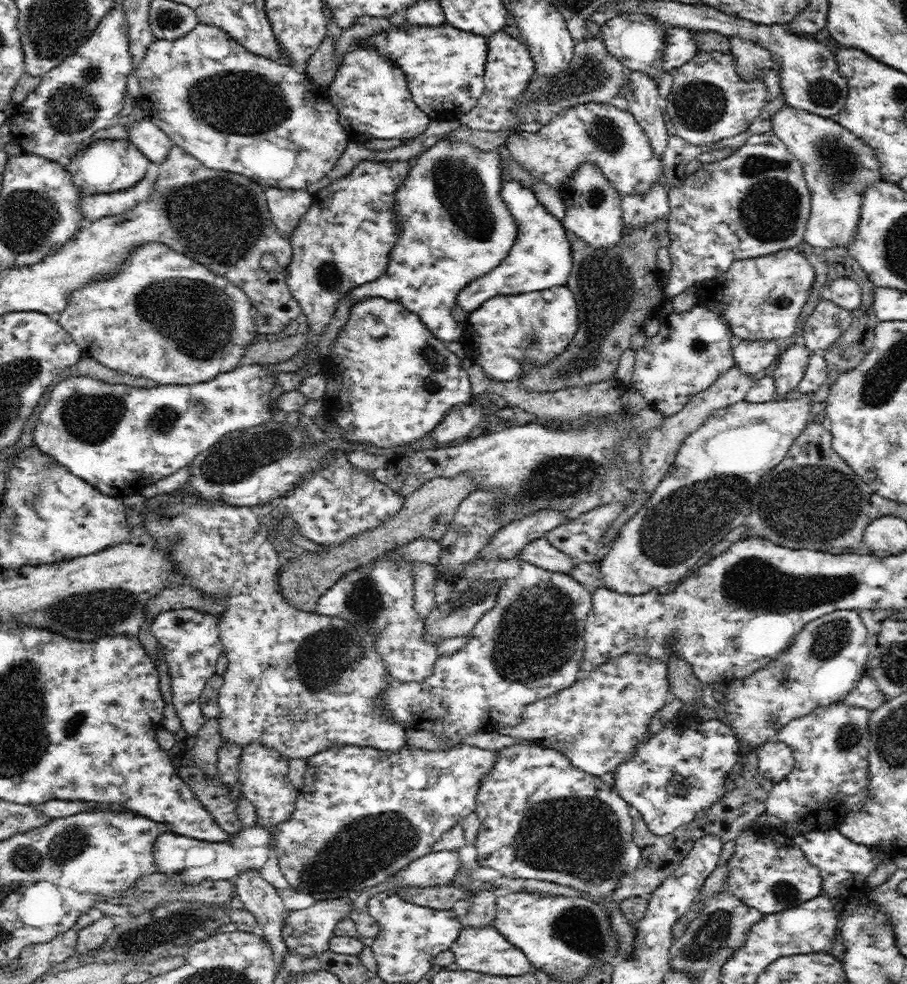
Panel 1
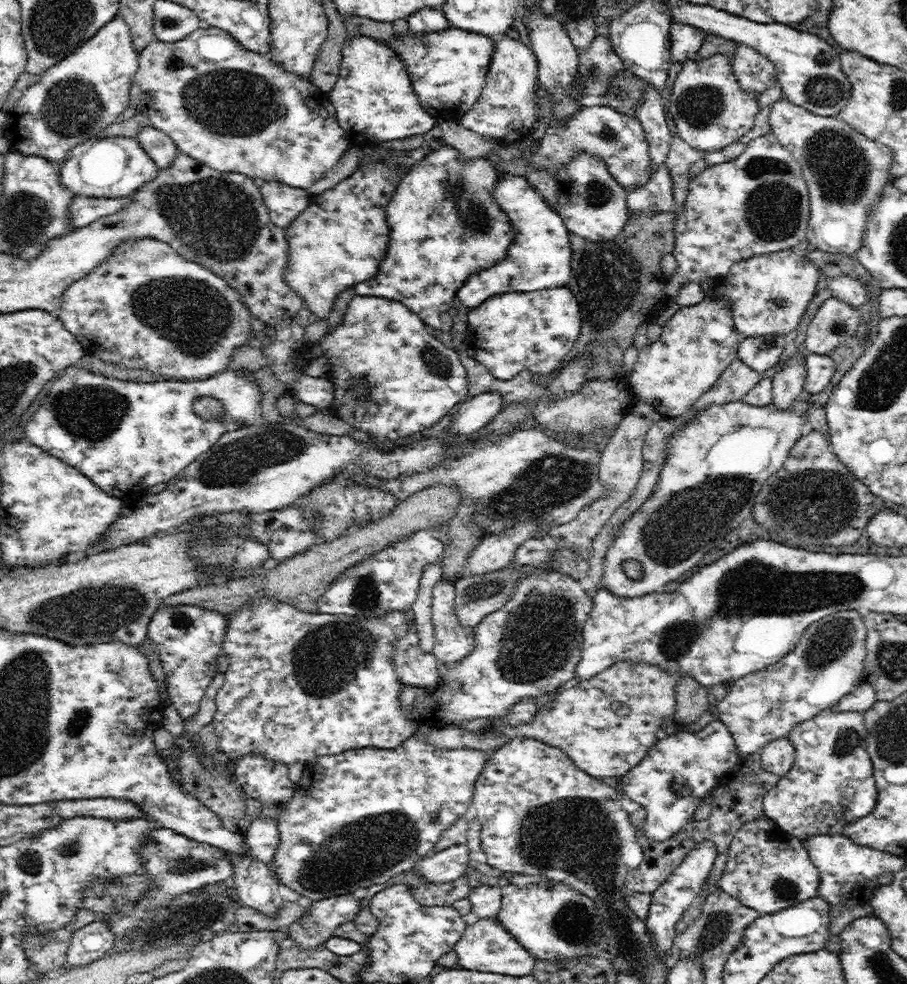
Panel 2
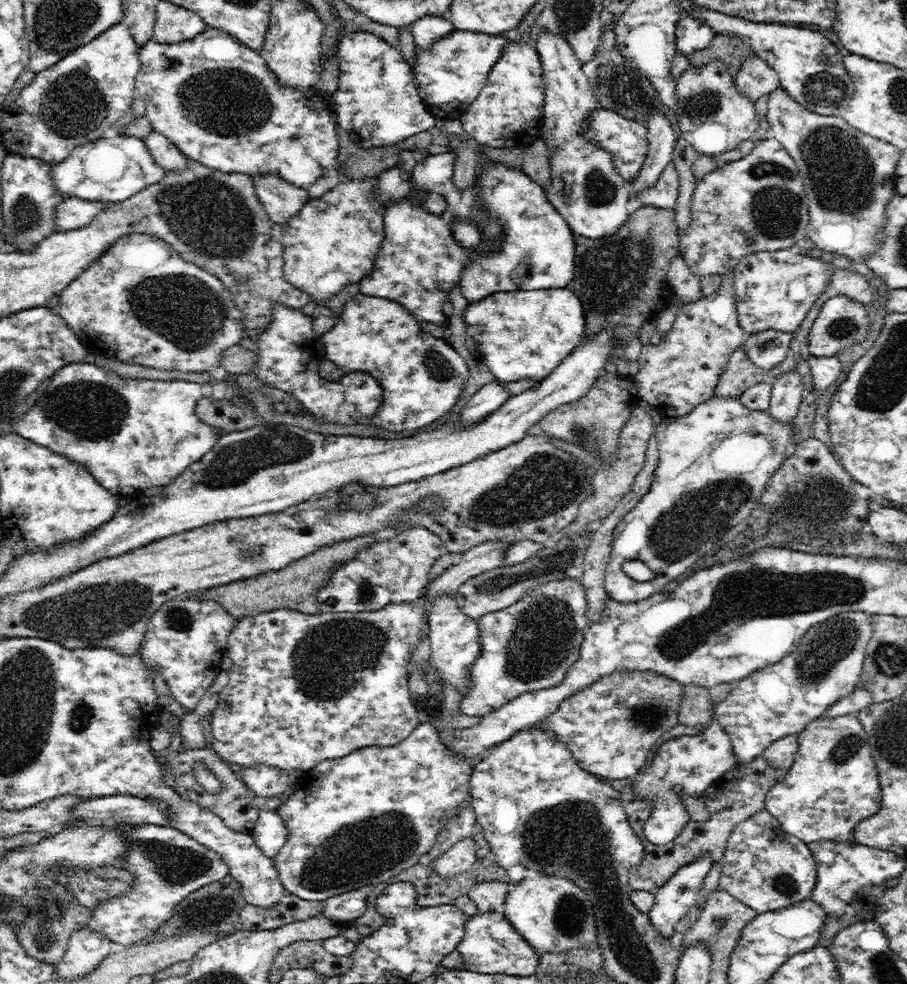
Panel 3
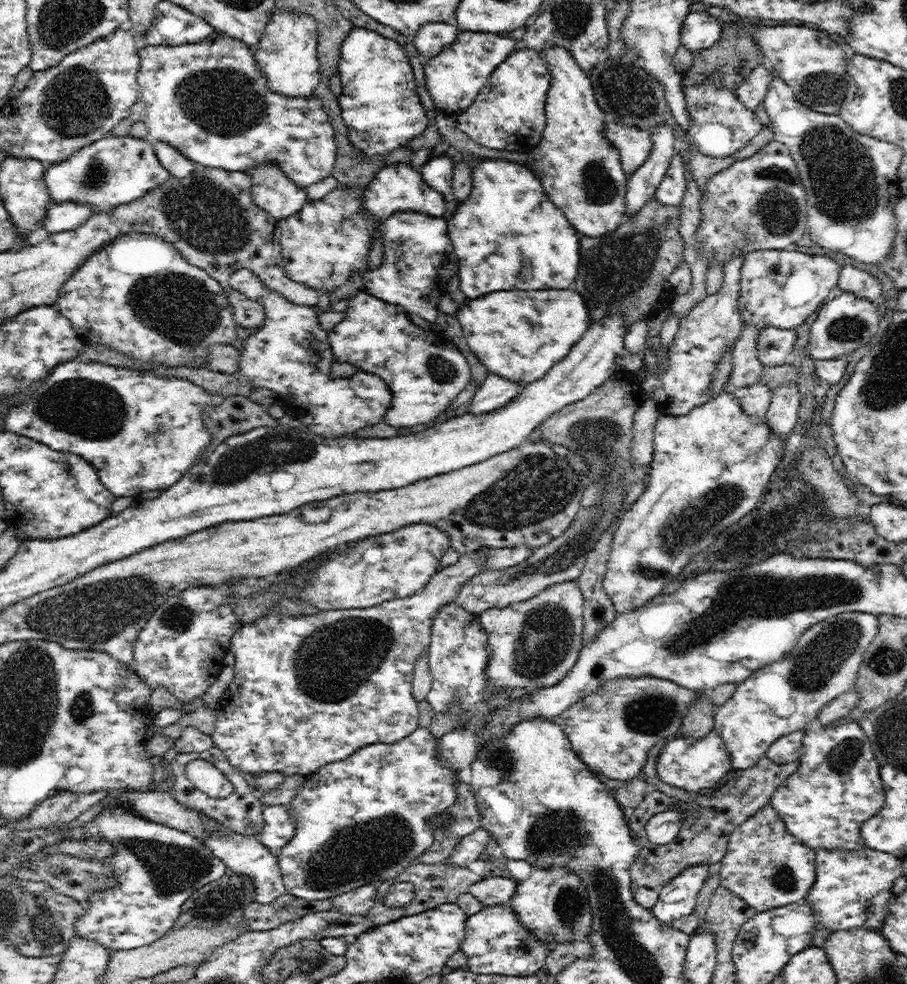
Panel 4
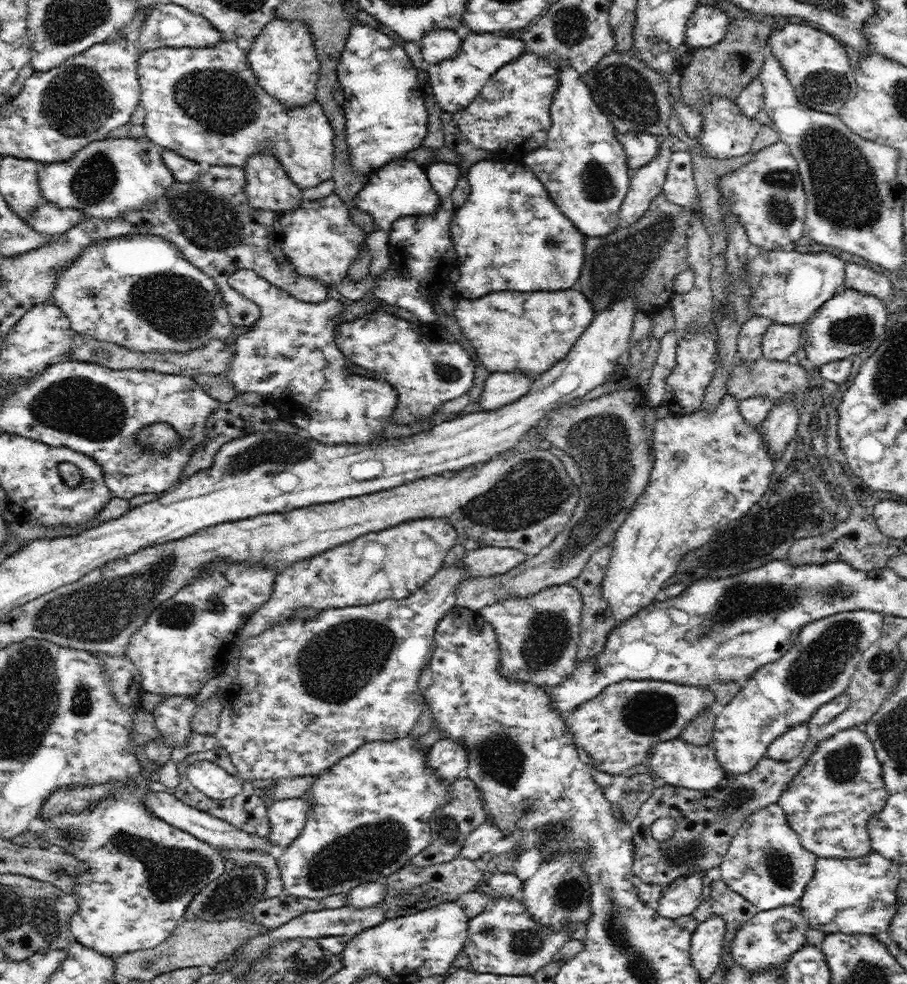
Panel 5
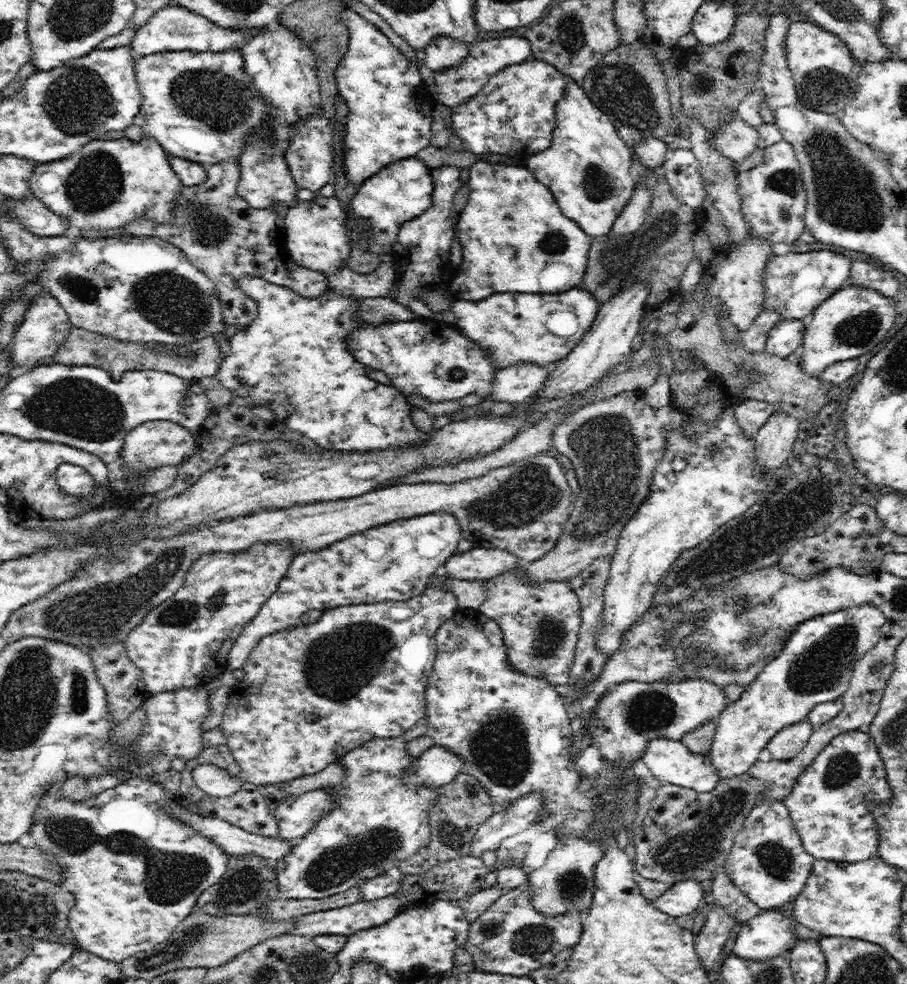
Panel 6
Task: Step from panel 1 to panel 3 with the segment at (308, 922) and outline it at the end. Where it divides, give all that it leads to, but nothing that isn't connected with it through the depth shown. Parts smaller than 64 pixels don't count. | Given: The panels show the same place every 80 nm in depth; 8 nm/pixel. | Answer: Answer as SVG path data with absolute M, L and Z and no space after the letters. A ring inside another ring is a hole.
M354 890L339 896L332 896L324 900L322 914L333 922L354 921L366 910L368 895L362 890Z

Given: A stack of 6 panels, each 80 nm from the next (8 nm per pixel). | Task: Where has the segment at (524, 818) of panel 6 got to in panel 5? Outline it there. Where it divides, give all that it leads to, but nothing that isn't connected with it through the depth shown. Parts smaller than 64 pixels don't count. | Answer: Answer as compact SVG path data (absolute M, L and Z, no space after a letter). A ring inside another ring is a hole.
M484 821L478 825L468 836L466 842L462 846L462 853L460 857L467 858L467 860L479 860L484 853L490 851L491 846L504 838L504 831L498 828L496 823L492 821Z

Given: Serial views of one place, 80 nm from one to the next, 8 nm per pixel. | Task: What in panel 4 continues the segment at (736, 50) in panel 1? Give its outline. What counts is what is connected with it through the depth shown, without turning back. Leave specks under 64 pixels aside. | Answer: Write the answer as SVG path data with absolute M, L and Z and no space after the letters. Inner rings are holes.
M760 63L748 78L742 80L742 84L736 88L737 97L746 107L755 111L765 99L769 84L773 81L772 68L766 63Z

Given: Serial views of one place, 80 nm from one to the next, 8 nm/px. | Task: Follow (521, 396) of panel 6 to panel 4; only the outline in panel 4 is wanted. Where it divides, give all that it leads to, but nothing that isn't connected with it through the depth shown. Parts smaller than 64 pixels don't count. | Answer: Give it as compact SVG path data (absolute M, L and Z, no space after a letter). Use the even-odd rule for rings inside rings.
M489 373L488 377L479 385L474 399L469 407L470 414L488 414L492 410L504 407L513 400L524 388L520 383L512 382Z

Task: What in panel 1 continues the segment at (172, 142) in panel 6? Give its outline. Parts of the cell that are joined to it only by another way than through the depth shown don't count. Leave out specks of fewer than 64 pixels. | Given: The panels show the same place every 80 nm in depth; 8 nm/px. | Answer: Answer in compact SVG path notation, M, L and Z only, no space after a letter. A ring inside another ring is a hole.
M199 23L194 30L187 33L186 36L176 40L158 40L155 39L148 47L142 62L135 68L134 75L139 80L140 94L144 100L150 102L148 118L154 124L157 124L170 137L174 144L183 148L188 154L197 158L204 166L213 170L225 172L236 172L251 178L254 182L261 184L264 188L267 186L278 186L278 188L306 189L310 184L318 182L324 178L330 170L334 169L338 159L345 151L349 143L348 133L339 123L339 114L336 107L329 99L327 87L321 87L312 81L305 71L291 67L280 61L255 55L246 50L238 41L231 38L224 30L220 28Z

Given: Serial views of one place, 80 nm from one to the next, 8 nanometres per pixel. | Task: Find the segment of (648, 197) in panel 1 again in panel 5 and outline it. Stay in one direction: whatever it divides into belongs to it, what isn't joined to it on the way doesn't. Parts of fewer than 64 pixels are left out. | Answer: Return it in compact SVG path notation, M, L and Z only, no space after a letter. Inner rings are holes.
M674 151L669 158L669 168L662 188L662 195L670 203L686 207L694 204L699 196L694 181L694 165L690 151Z

